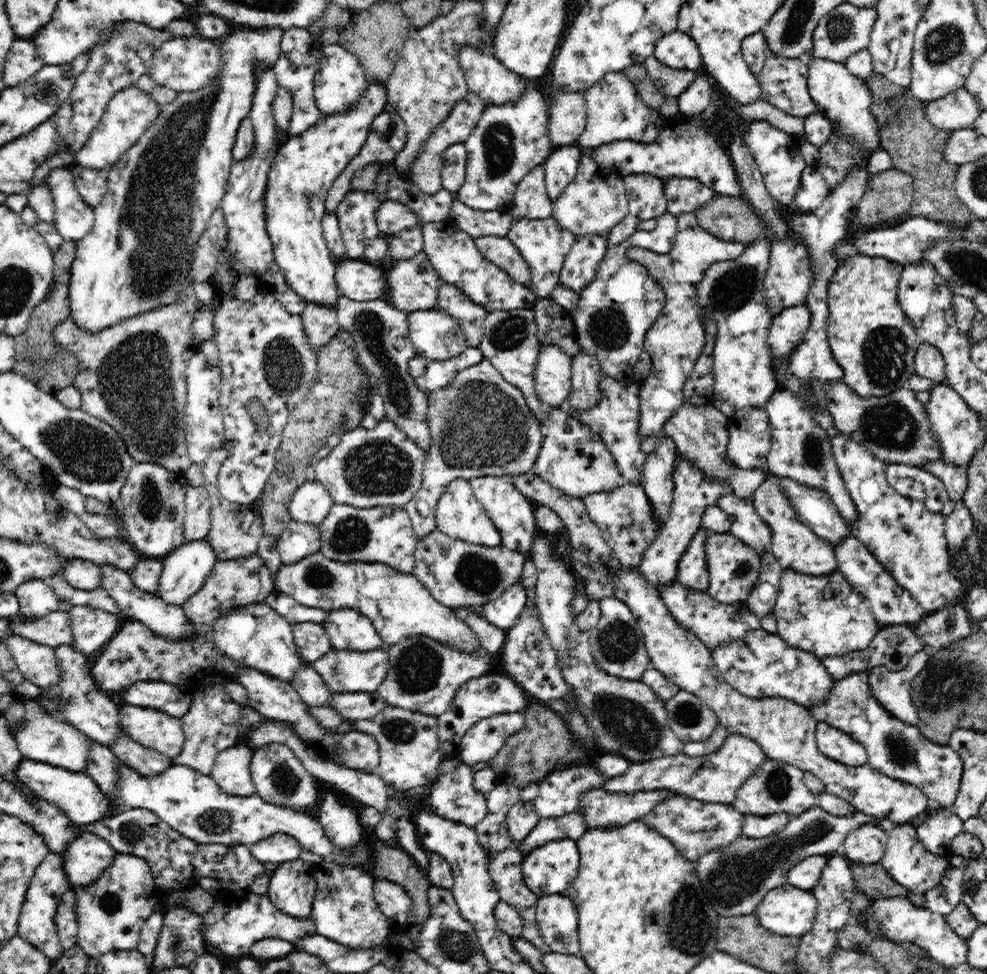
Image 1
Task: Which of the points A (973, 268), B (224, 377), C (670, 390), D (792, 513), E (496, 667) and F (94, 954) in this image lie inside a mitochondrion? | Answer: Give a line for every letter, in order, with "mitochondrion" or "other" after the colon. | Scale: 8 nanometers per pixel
A: mitochondrion
B: other
C: other
D: other
E: other
F: other

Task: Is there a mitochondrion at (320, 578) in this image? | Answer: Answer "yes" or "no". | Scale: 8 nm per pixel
yes

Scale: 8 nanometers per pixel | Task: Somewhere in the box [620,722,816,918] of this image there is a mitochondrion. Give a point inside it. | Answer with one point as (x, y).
(778, 784)

